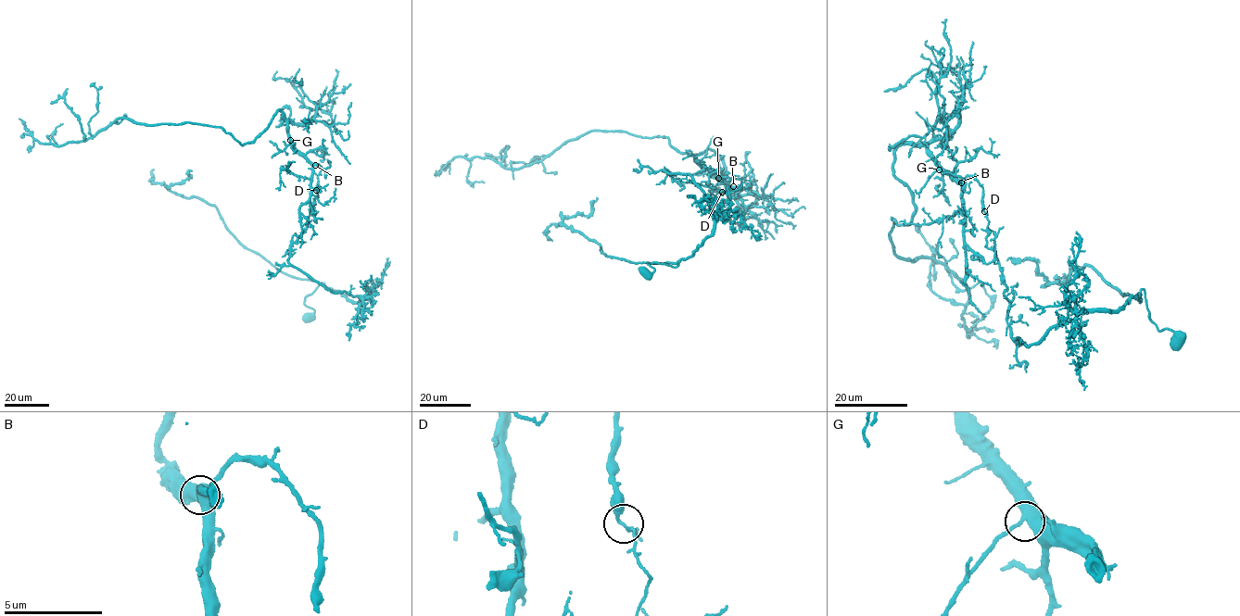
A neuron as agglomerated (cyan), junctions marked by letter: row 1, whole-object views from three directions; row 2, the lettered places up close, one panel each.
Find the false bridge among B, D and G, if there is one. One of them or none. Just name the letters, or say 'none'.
D

